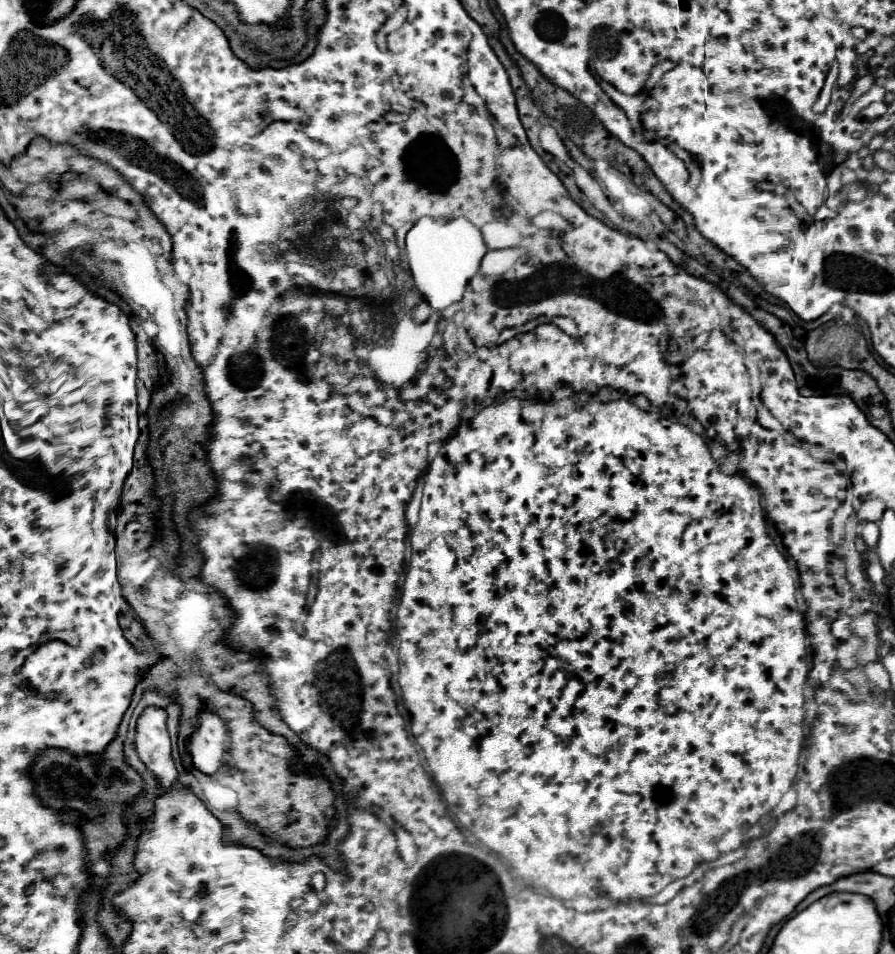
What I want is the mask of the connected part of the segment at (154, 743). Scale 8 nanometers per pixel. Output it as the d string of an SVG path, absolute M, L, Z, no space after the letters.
M145 709L137 723L137 753L143 763L161 779L163 787L169 787L175 777L175 765L171 759L169 733L165 727L165 711Z

